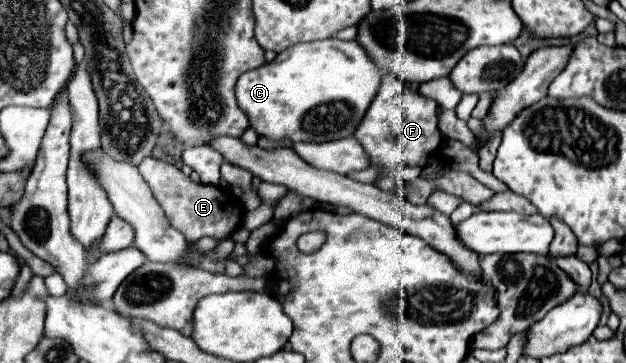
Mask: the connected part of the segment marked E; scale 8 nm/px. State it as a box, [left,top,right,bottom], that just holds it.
[139,156,245,244]

